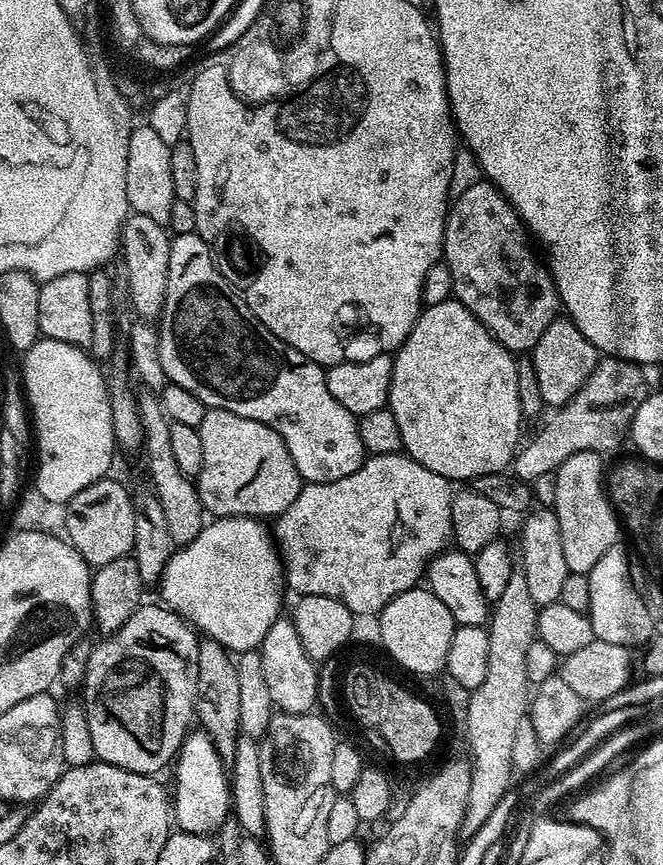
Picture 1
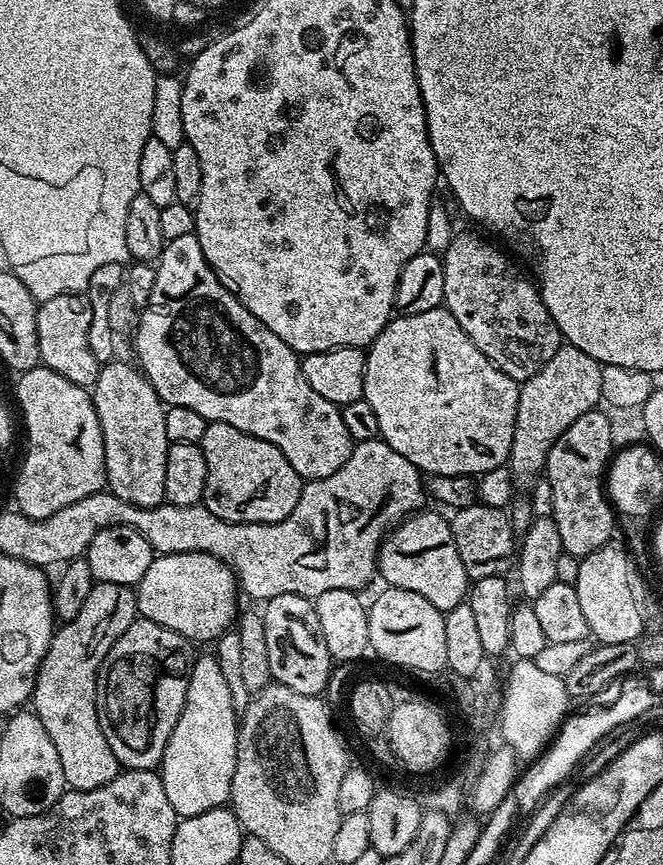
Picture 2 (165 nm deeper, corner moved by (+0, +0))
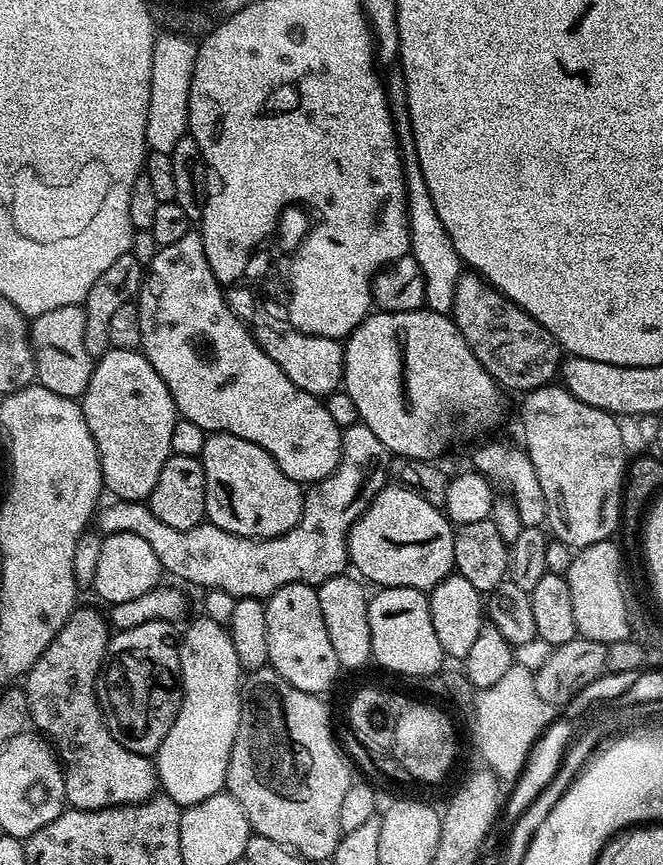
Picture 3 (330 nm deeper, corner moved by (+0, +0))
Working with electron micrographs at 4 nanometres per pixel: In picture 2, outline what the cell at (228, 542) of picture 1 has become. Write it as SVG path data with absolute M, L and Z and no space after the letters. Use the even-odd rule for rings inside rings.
M205 552L157 555L136 588L139 615L182 634L189 642L214 642L229 631L238 620L236 596L238 581L235 572Z

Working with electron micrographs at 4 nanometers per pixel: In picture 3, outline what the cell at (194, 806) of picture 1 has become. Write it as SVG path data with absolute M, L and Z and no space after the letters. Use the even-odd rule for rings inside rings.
M203 614L197 616L197 620L185 630L184 637L181 635L178 640L180 682L184 689L184 697L180 699L180 709L174 718L174 726L170 726L160 749L154 754L156 778L163 795L181 806L197 804L216 796L225 787L226 770L240 721L242 669L238 662L238 654L234 654L234 642L225 625L214 622Z

